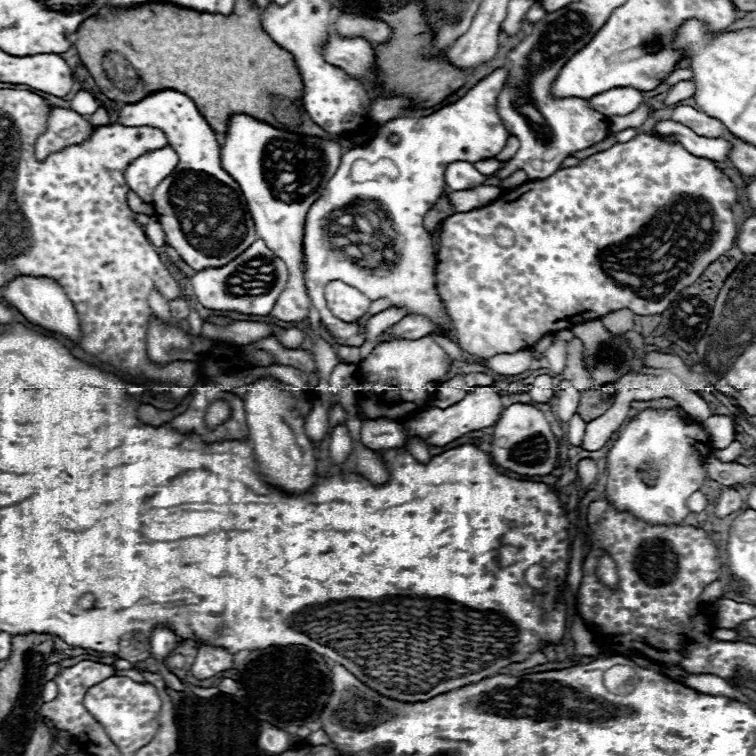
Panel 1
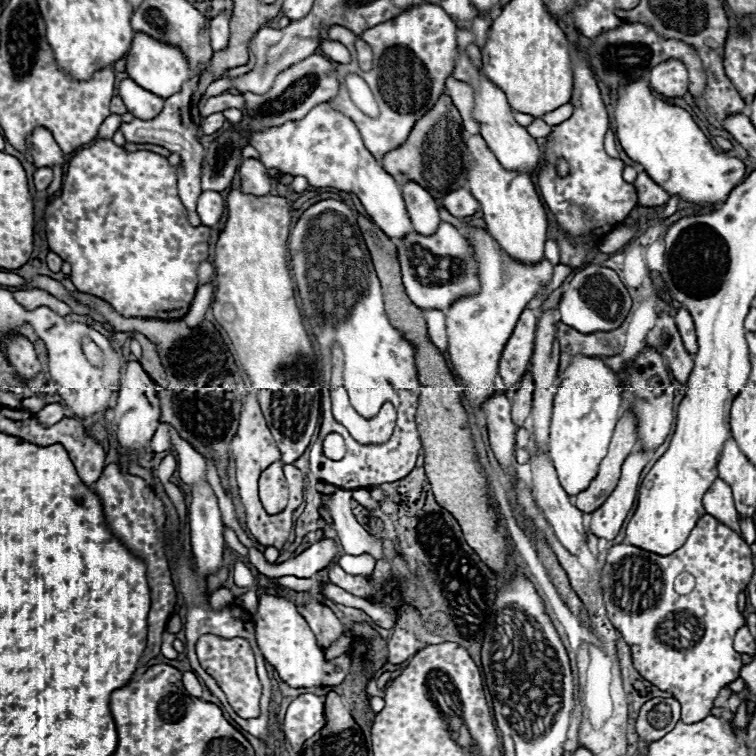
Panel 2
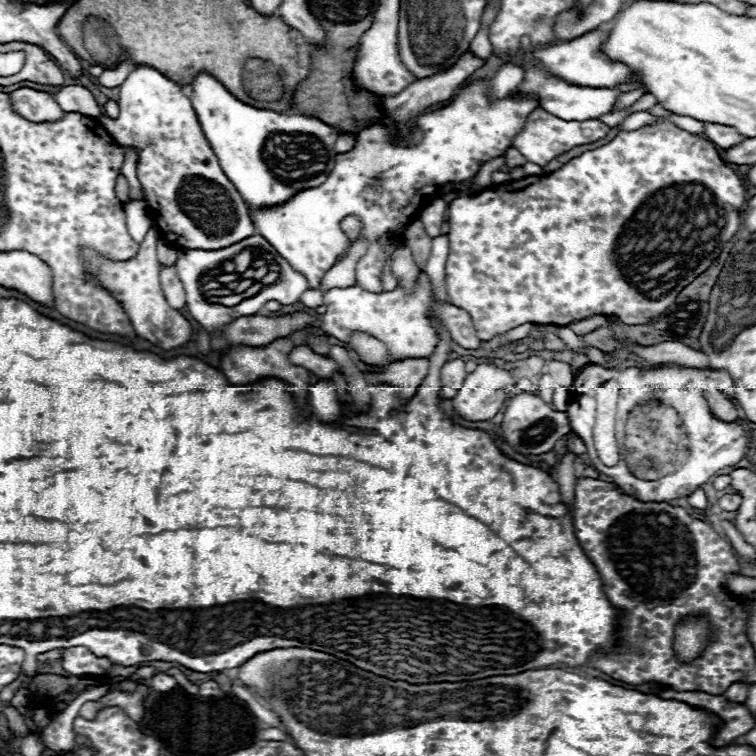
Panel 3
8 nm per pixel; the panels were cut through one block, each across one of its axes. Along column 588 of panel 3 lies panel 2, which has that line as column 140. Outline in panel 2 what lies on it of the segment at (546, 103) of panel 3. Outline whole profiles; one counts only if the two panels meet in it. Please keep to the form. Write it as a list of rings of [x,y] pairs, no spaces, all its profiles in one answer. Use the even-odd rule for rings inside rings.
[[[130,78],[120,82],[118,94],[122,96],[128,112],[132,112],[136,118],[141,120],[154,118],[164,108],[164,98],[162,96],[156,96],[156,94],[136,86],[136,82],[132,82]]]

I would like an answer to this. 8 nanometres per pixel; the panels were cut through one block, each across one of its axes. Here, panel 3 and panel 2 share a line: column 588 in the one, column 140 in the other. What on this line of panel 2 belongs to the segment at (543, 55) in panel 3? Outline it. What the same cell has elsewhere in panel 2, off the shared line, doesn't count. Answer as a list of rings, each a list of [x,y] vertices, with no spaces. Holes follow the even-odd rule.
[[[136,32],[132,48],[126,56],[126,72],[138,86],[144,86],[144,90],[152,90],[152,94],[160,94],[162,98],[168,98],[180,92],[184,82],[188,82],[192,76],[198,76],[200,68],[190,68],[188,58],[180,48],[154,40],[148,34]]]

